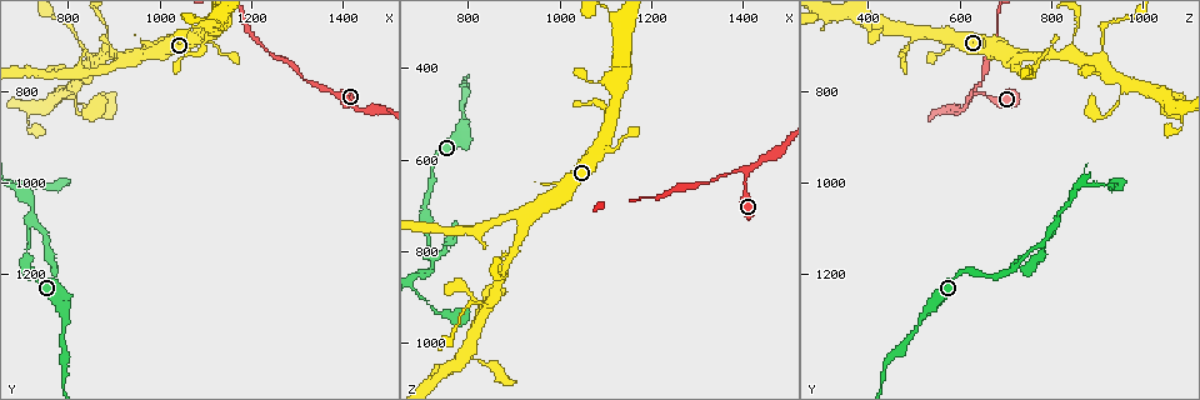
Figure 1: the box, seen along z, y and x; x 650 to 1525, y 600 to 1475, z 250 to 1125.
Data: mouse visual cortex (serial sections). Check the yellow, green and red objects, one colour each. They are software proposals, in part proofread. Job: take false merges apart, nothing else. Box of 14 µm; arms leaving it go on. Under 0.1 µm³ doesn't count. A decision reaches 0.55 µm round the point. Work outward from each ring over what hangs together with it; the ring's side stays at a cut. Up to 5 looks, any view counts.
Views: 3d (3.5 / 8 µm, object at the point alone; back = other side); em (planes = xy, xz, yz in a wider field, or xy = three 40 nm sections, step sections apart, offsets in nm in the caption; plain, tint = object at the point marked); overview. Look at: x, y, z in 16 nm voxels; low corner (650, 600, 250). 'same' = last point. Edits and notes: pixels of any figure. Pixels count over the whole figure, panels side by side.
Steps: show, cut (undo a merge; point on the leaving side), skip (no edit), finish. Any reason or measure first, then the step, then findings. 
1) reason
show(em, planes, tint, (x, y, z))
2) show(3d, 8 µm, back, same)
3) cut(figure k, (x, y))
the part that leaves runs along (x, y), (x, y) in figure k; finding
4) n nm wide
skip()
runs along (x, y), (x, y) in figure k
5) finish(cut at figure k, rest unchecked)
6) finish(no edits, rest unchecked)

three arms meet
show(3d, 3.5 µm, (1405, 805, 635))

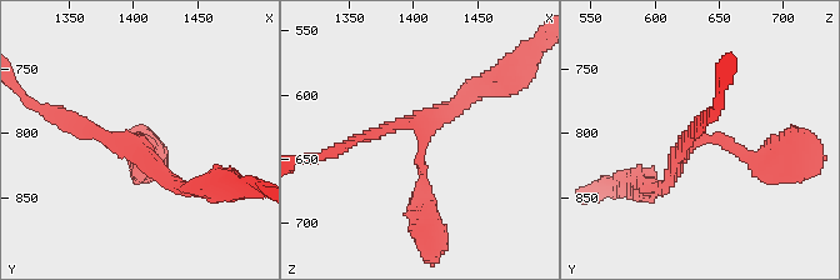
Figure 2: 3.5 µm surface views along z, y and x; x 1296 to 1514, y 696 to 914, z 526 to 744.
3 arms; arms of 150, 200, 200 nm
show(em, xy, step 1, tint, (1410, 806, 630))

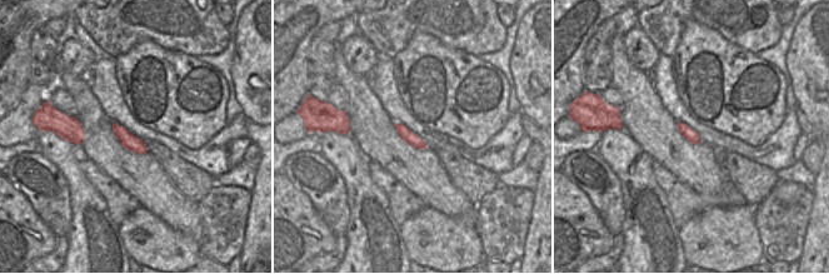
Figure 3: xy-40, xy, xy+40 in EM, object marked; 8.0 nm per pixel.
skip()
continuous, no second cell

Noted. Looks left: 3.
show(3d, 3.5 µm, back, (705, 1100, 810))

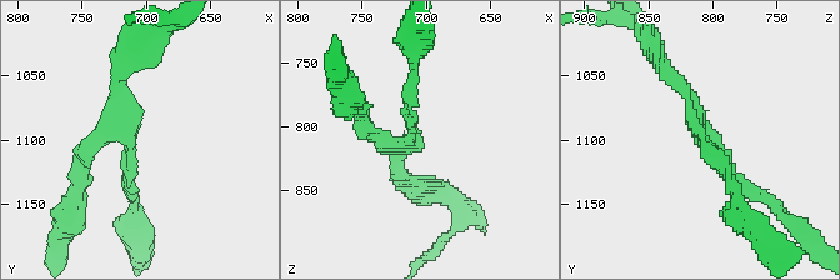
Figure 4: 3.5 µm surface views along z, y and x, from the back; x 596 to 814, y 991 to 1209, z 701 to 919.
skip()
all the same cell

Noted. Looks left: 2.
finish(no edits, rest unchecked)

